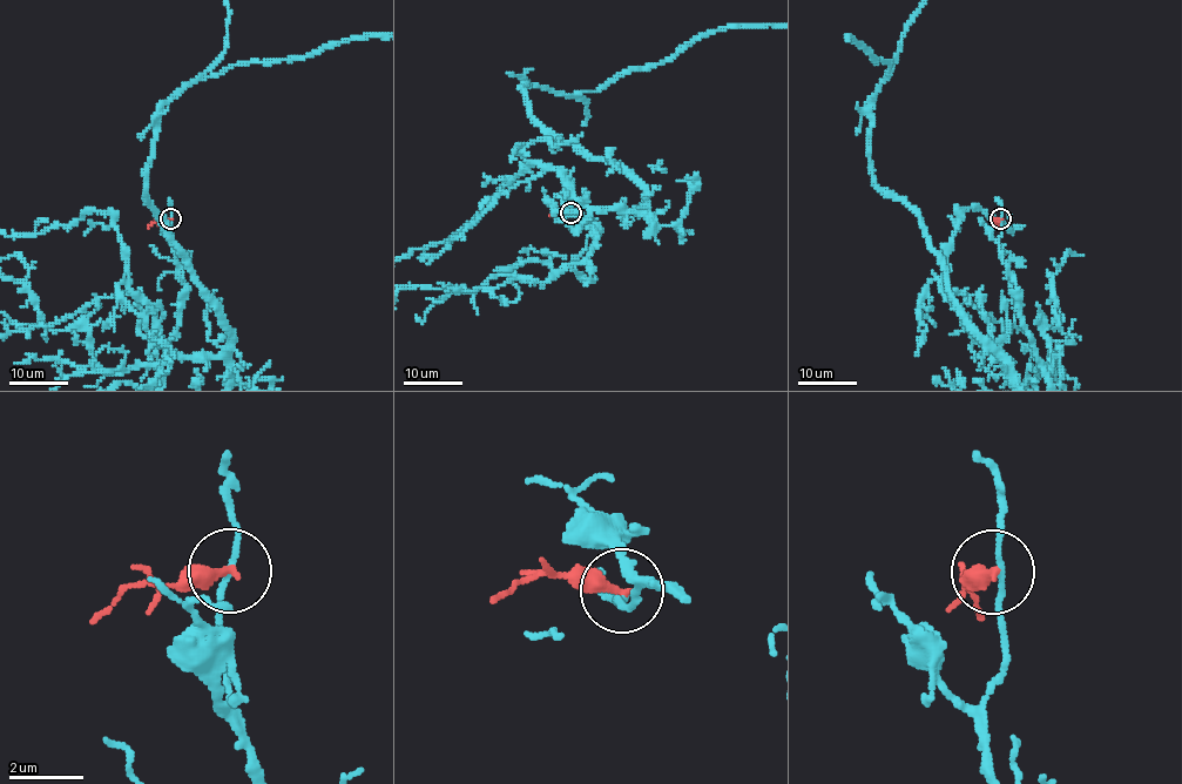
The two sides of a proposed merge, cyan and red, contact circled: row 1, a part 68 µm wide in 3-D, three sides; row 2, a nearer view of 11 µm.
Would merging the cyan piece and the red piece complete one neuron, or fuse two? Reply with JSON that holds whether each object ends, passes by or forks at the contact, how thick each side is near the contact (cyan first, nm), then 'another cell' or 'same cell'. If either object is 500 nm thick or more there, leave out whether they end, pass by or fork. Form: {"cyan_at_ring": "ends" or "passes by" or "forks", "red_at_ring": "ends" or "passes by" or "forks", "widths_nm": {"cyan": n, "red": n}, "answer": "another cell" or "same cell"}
{"cyan_at_ring": "passes by", "red_at_ring": "ends", "widths_nm": {"cyan": 130, "red": 360}, "answer": "another cell"}

